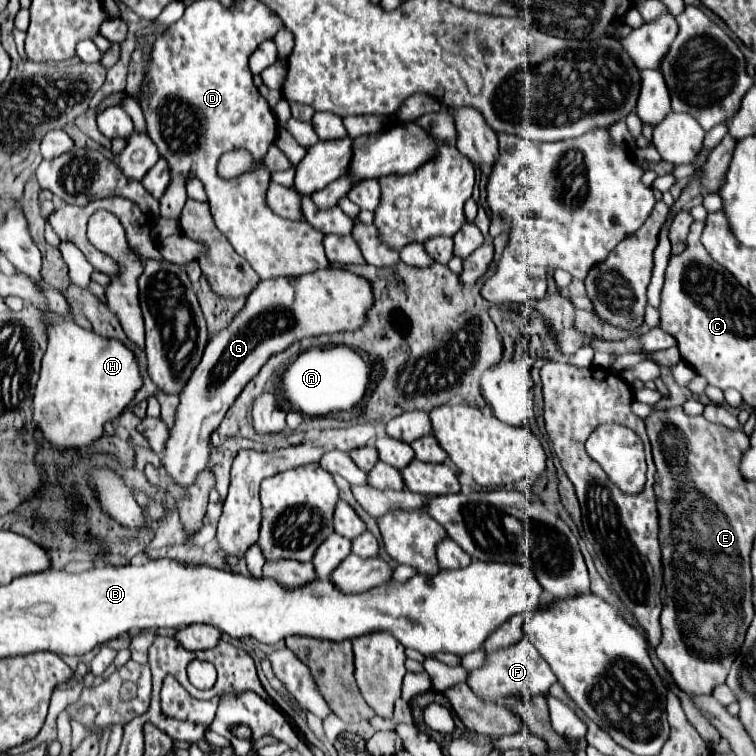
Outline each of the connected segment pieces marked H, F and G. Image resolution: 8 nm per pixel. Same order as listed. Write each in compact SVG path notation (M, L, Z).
M45 313L45 317L49 319L49 345L35 387L33 419L45 439L61 449L89 445L103 435L103 423L121 415L141 389L137 359L117 339L85 331L55 313Z
M523 639L517 645L511 645L507 649L487 653L487 665L471 671L467 685L473 689L477 697L481 697L487 703L493 703L495 699L507 697L507 695L517 695L521 699L529 699L535 695L547 695L549 687L555 681L557 677L549 669L547 661L537 653L537 649L529 641Z
M327 267L301 277L259 281L231 325L207 343L197 369L193 369L193 377L189 377L185 389L179 393L175 423L169 429L165 455L161 459L171 479L179 487L189 487L197 475L205 471L211 455L211 433L217 431L241 389L259 373L273 353L287 349L303 337L357 331L365 325L369 305L373 305L369 281L347 269Z

